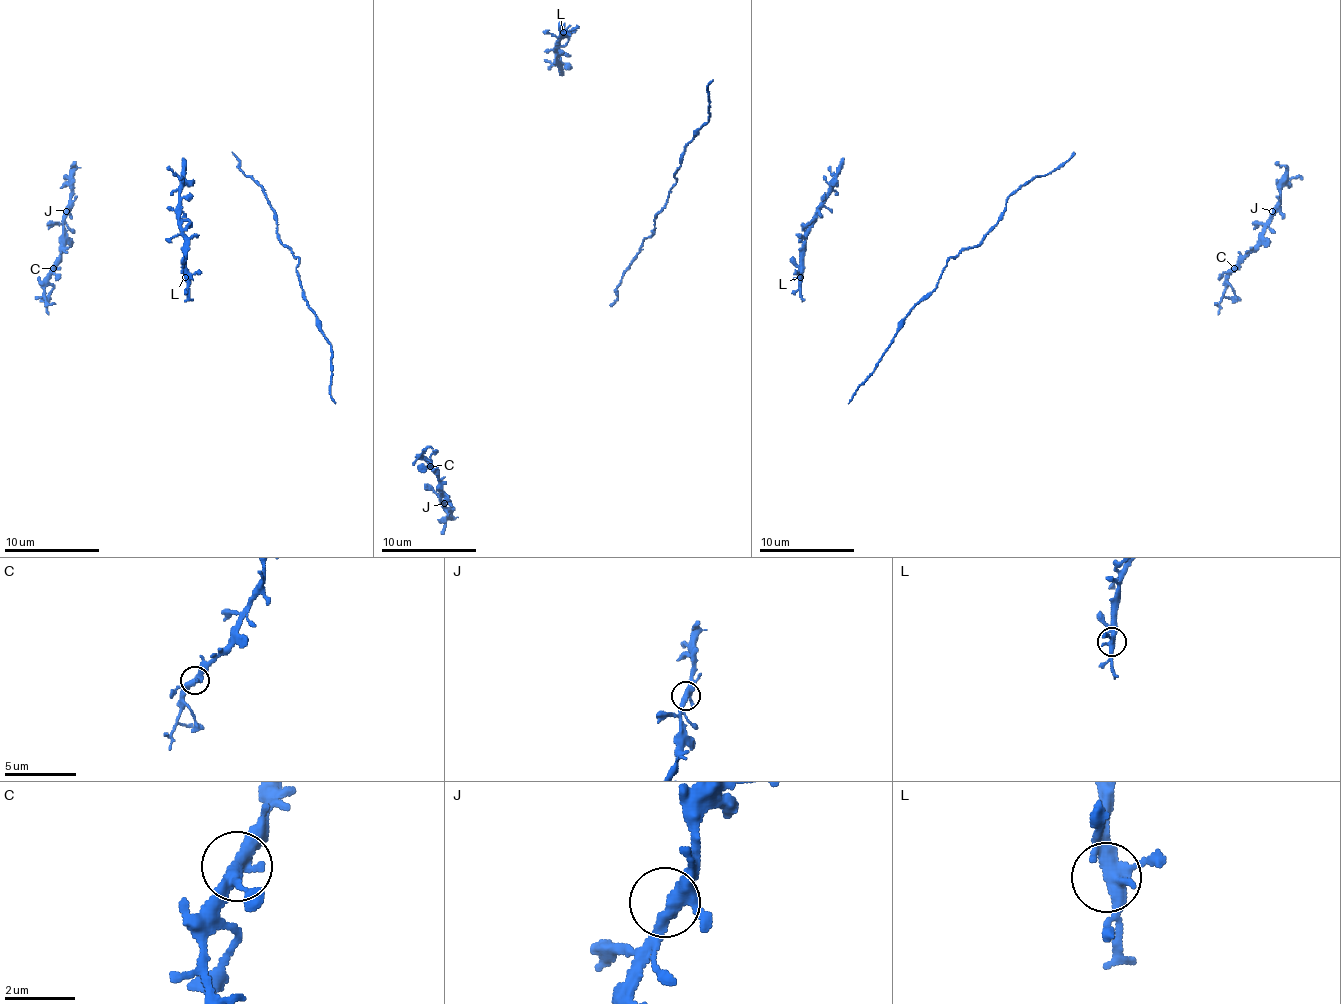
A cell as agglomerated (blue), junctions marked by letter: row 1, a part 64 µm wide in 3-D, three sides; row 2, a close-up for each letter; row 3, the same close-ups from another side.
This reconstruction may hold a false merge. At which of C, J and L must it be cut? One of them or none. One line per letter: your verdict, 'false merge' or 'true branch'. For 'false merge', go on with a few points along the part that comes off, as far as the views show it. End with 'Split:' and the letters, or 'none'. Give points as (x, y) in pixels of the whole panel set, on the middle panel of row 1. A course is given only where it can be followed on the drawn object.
C: true branch
J: true branch
L: true branch
Split: none

